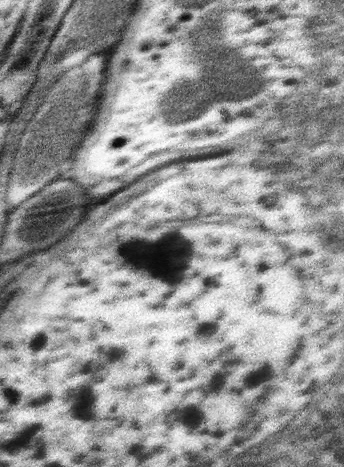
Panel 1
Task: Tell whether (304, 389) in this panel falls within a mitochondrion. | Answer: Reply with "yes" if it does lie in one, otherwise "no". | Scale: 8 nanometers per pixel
no

